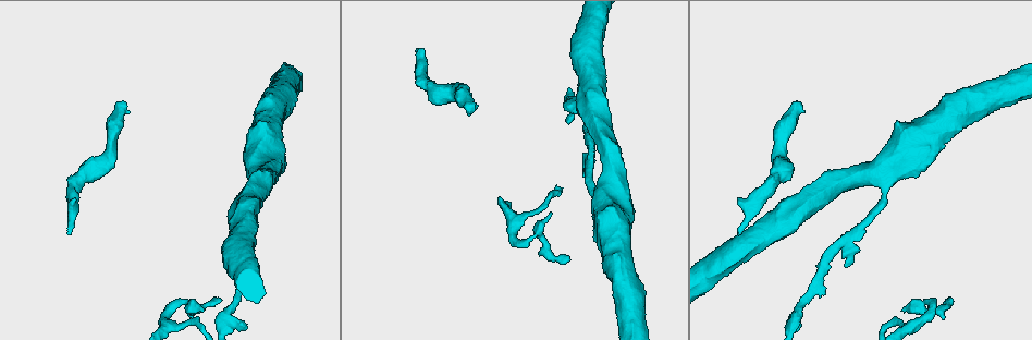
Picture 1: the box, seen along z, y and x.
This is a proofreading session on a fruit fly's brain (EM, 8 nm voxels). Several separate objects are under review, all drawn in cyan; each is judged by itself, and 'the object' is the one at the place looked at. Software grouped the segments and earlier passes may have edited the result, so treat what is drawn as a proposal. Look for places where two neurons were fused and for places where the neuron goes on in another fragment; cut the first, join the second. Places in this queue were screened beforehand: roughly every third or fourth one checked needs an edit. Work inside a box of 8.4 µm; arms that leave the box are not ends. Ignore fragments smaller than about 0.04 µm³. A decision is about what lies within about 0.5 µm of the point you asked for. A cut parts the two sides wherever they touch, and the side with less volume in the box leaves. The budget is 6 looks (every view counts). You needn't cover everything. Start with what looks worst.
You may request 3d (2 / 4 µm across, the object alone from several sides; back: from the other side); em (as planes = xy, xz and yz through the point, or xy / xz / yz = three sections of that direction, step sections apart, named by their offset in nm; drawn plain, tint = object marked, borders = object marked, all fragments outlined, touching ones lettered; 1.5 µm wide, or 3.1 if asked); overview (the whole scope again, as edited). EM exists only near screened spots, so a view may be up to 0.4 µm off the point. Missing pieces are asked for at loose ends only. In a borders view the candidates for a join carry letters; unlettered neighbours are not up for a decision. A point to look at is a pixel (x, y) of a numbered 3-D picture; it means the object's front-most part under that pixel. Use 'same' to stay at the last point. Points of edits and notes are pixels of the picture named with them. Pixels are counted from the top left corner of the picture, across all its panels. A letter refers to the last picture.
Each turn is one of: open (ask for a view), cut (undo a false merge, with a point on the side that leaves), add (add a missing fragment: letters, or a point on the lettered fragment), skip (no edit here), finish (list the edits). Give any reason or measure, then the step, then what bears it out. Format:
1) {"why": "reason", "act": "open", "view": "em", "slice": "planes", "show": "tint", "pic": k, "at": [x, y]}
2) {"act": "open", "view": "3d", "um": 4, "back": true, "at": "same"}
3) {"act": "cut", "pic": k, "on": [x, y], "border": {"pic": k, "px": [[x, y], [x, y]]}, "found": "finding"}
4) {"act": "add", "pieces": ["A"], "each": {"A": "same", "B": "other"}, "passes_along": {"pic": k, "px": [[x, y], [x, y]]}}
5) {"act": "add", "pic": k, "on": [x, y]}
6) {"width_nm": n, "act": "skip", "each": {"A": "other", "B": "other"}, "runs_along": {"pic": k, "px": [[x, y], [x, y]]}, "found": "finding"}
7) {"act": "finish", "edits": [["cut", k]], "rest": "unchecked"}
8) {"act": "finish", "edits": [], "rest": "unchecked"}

{"why": "branch stops here", "act": "open", "view": "3d", "um": 2, "pic": 1, "at": [122, 102]}

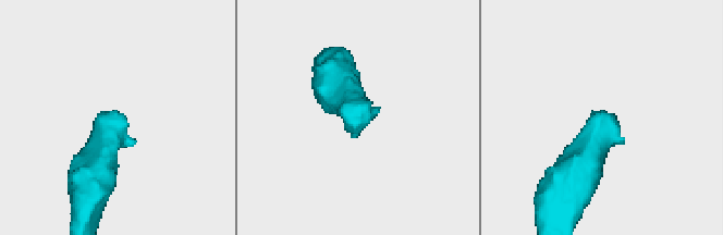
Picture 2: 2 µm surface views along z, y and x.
{"why": "shape alone is not enough", "act": "open", "view": "em", "slice": "planes", "show": "tint", "pic": 2, "at": [359, 119]}

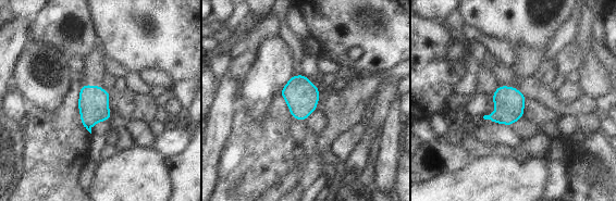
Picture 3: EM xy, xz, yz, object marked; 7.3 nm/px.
{"act": "open", "view": "em", "slice": "planes", "show": "borders", "at": "same"}

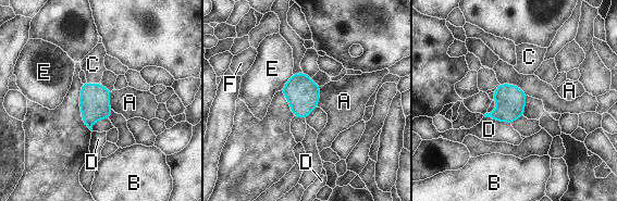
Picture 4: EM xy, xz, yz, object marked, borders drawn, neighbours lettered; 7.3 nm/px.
{"act": "add", "pieces": ["C"], "each": {"A": "other", "B": "other", "C": "same", "D": "other", "E": "other", "F": "other"}, "passes_along": {"pic": 4, "px": [[94, 103], [94, 84], [93, 64]]}, "found": "it goes on there"}

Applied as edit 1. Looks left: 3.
{"why": "redraw", "act": "open", "view": "overview"}

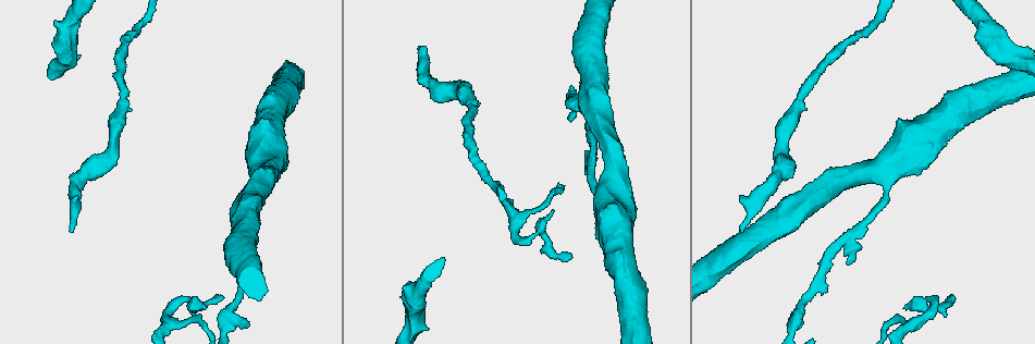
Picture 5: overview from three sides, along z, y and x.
{"why": "free end", "act": "open", "view": "3d", "um": 4, "pic": 5, "at": [743, 229]}

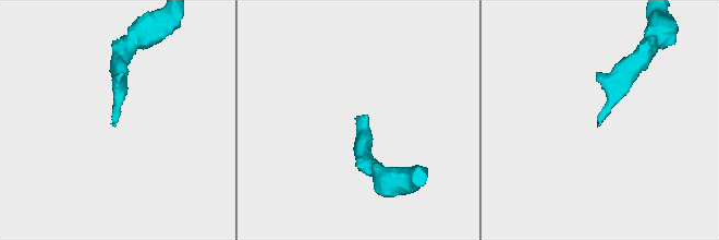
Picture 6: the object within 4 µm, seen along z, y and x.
{"why": "need the tissue", "act": "open", "view": "em", "slice": "planes", "show": "borders", "pic": 6, "at": [599, 122]}

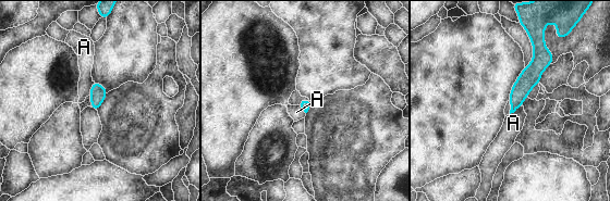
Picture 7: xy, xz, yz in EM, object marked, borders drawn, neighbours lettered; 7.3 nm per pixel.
{"act": "skip", "each": {"A": "other"}, "border": {"pic": 7, "px": [[94, 82], [89, 93]]}, "found": "no lettered fragment goes on from it"}

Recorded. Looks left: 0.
{"act": "finish", "edits": [["add", 4]], "rest": "unchecked"}

